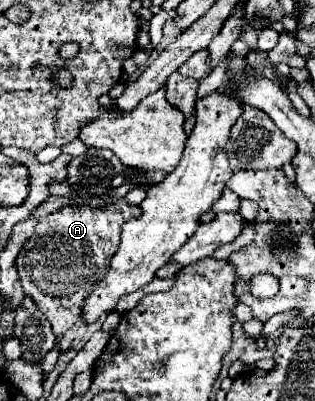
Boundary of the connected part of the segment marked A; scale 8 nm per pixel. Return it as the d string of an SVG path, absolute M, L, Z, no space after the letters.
M118 200L98 210L84 204L64 206L40 218L34 236L16 258L16 268L24 292L32 296L36 306L46 314L56 336L64 334L80 318L80 306L84 306L94 284L104 278L104 268L108 268L108 260L120 244L122 224L137 218L138 214L138 205Z

